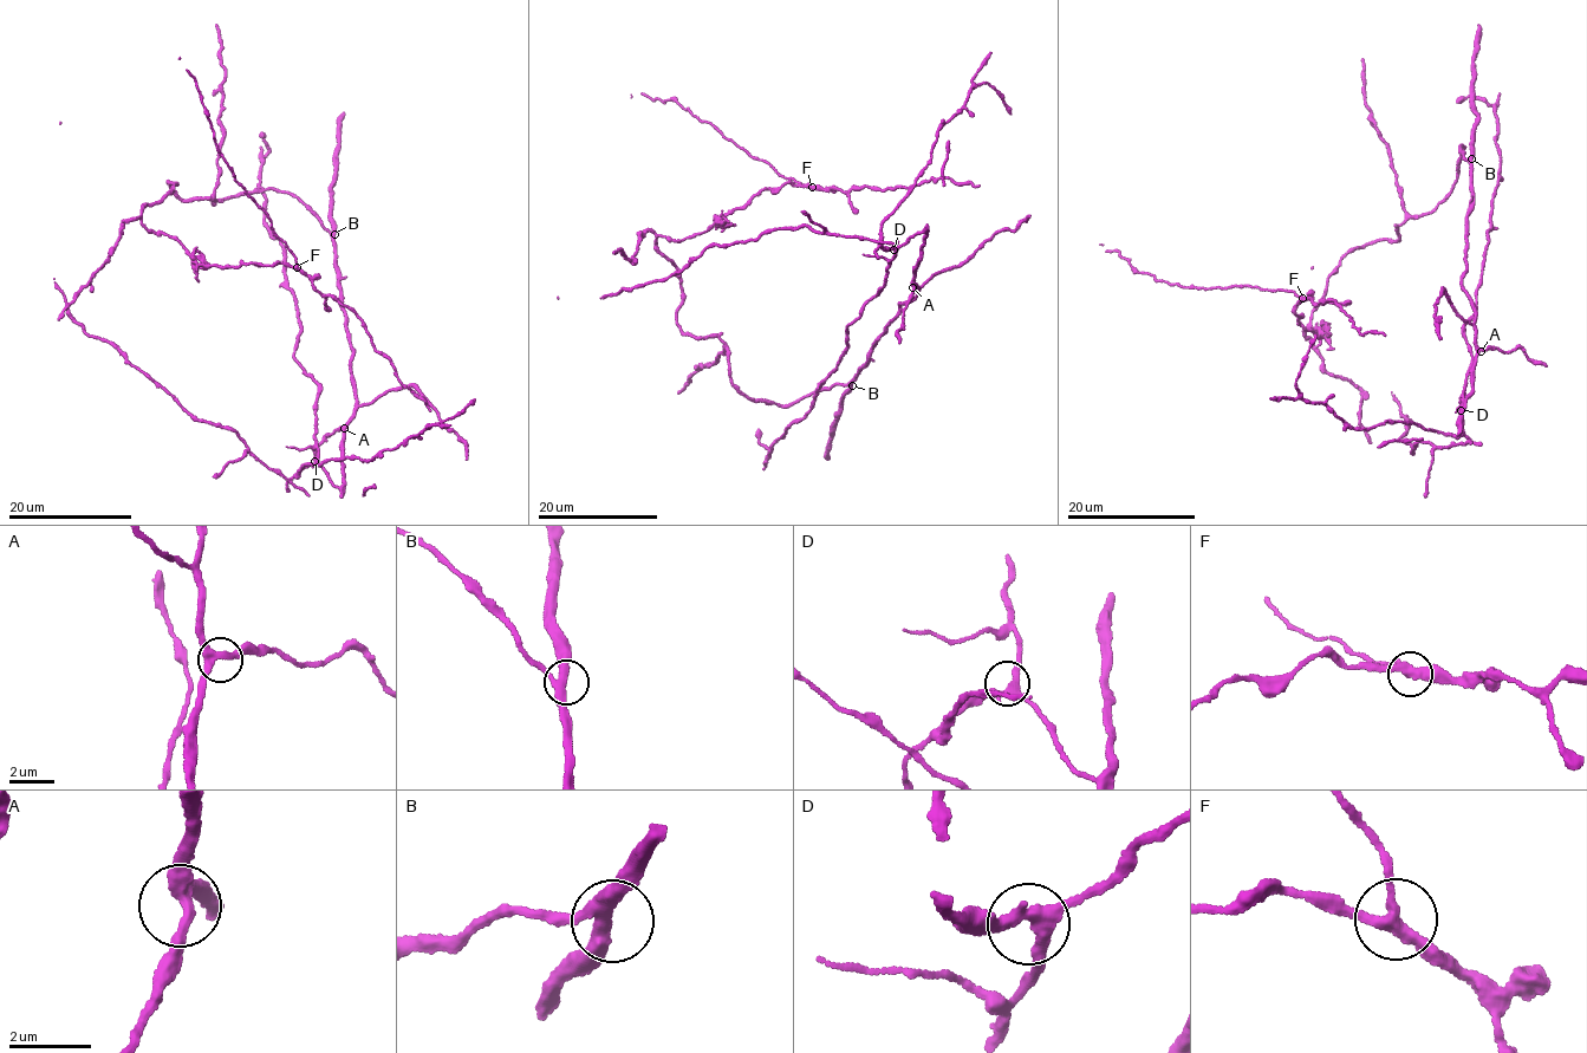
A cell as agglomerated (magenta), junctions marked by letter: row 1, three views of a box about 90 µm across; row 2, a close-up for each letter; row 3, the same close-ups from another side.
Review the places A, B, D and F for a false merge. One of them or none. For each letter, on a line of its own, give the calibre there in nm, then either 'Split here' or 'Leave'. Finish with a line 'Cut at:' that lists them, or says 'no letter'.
A: Thickness 320 nm. Leave
B: Thickness 340 nm. Leave
D: Thickness 320 nm. Leave
F: Thickness 320 nm. Split here
Cut at: F

